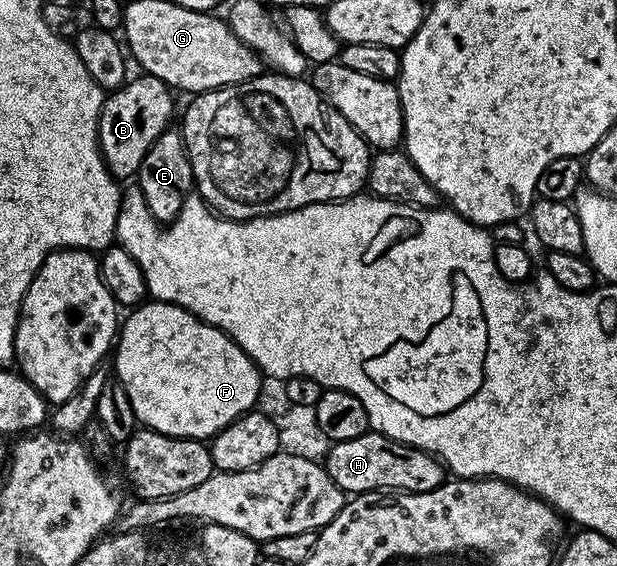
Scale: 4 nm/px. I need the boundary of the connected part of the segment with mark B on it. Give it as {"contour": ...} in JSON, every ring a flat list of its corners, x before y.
{"contour":[[149,75,127,80,125,85,113,90,103,100,98,116,98,146,104,163,115,179,133,178,137,174,148,147,165,129,171,128,170,116,174,113,174,97,171,86]]}

